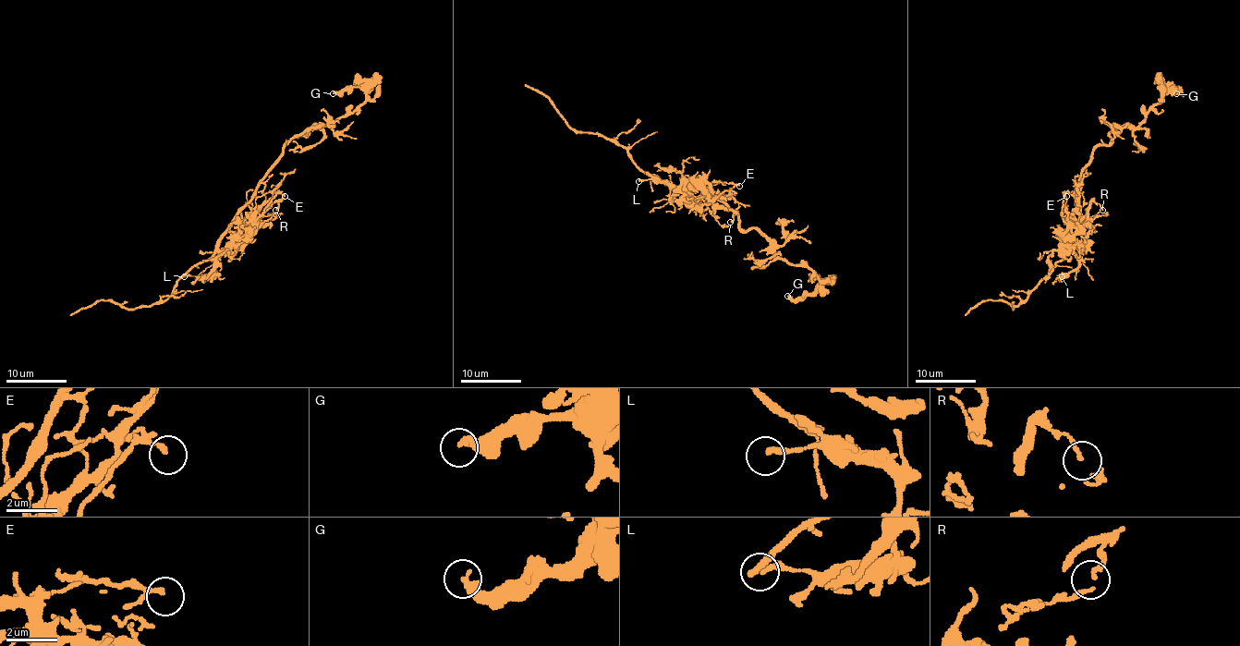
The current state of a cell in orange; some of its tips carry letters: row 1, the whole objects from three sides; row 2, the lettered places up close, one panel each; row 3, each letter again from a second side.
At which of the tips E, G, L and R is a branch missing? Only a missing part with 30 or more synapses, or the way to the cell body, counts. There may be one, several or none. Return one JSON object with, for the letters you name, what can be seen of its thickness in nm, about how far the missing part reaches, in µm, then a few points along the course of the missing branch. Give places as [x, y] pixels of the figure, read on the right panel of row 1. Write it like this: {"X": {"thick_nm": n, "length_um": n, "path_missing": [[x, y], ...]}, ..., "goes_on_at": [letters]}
{"goes_on_at": []}

